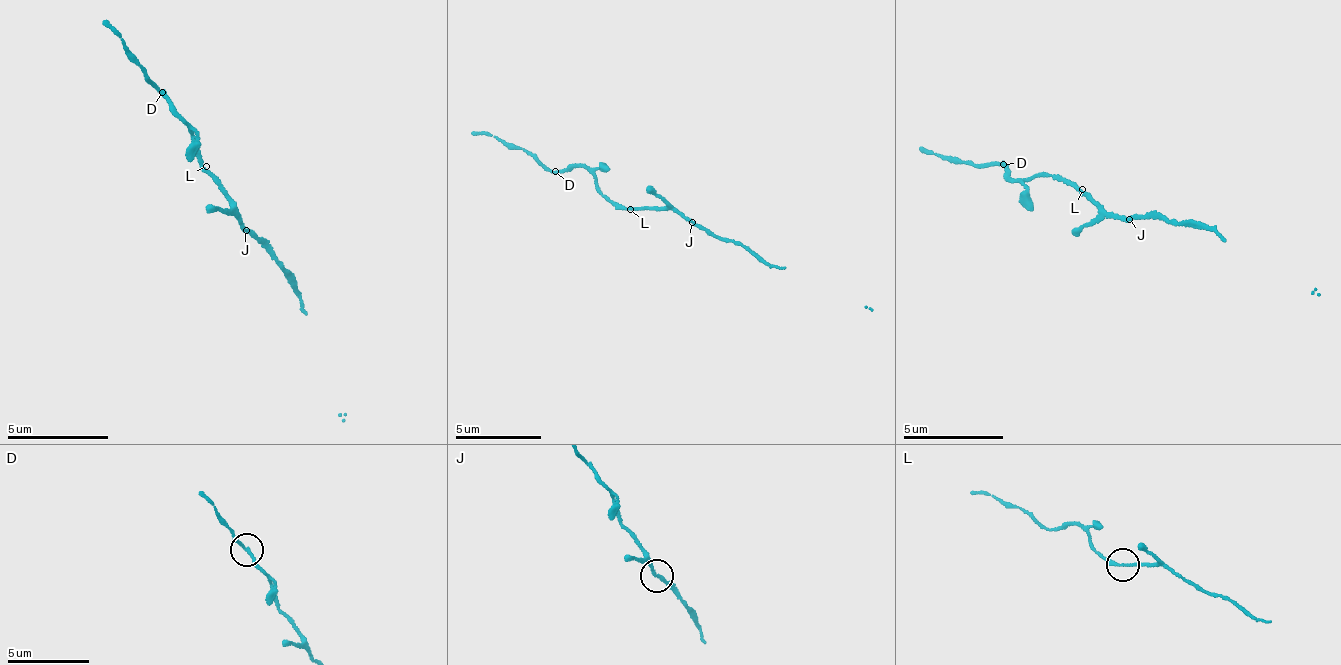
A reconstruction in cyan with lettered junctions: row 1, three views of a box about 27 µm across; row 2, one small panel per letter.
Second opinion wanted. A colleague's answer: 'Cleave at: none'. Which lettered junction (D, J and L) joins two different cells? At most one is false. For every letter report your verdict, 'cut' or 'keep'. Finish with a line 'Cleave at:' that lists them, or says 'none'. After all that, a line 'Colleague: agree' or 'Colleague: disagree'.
D: keep
J: keep
L: keep
Cleave at: none
Colleague: agree

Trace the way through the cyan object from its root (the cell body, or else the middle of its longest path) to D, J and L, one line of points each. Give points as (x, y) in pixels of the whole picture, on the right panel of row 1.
D: (1107, 215), (1079, 191), (1052, 176), (1014, 179), (1003, 164)
J: (1107, 215), (1116, 213), (1129, 220)
L: (1107, 215), (1082, 189)

